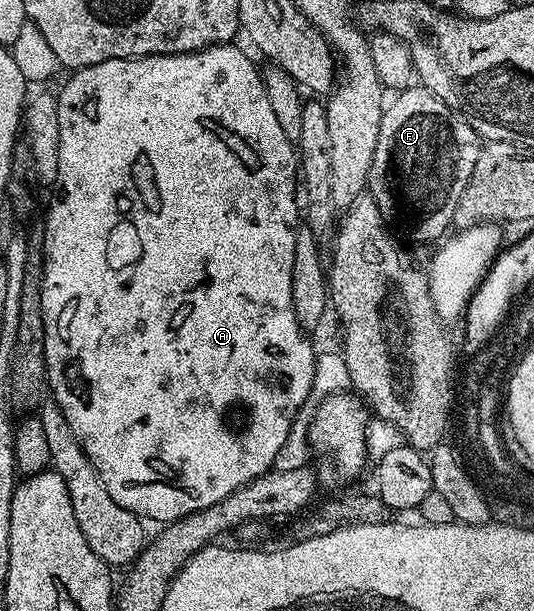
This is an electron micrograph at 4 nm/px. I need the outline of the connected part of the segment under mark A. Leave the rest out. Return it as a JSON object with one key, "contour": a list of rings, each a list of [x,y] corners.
{"contour":[[[236,44],[207,46],[205,50],[196,50],[192,54],[155,54],[145,58],[111,58],[93,66],[84,66],[71,75],[72,79],[58,90],[58,176],[54,186],[56,199],[48,206],[48,215],[42,218],[45,228],[44,242],[44,287],[42,288],[42,312],[45,322],[44,359],[48,365],[47,385],[51,397],[66,416],[66,424],[74,428],[74,436],[82,444],[90,464],[98,472],[102,484],[106,484],[106,492],[122,504],[130,513],[147,520],[149,523],[167,524],[185,518],[187,514],[198,512],[202,508],[210,508],[210,504],[218,504],[218,500],[226,500],[230,492],[239,486],[246,485],[250,480],[260,478],[273,469],[275,456],[282,444],[287,442],[291,428],[297,421],[296,413],[303,402],[309,401],[311,385],[314,384],[315,362],[317,351],[312,351],[308,343],[309,336],[301,329],[296,319],[294,300],[291,299],[291,272],[294,263],[294,244],[296,243],[296,194],[298,198],[298,154],[294,149],[293,139],[278,124],[278,116],[274,116],[274,108],[270,108],[270,96],[266,96],[264,79],[261,71],[236,47]]]}

